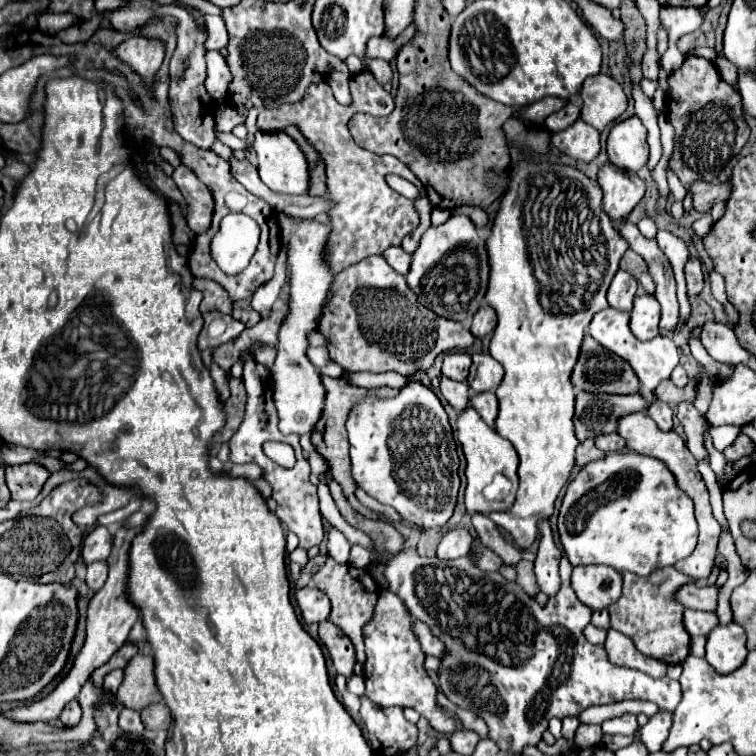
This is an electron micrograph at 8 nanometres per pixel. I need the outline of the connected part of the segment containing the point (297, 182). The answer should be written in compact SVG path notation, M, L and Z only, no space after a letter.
M256 132L254 154L258 158L258 174L270 190L282 192L282 194L306 194L306 190L308 190L306 158L300 152L300 148L296 146L296 142L286 132L282 132L282 134L260 134L260 132Z

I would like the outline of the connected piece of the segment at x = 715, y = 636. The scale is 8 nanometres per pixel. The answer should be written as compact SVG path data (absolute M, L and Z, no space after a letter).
M730 622L726 626L718 624L706 642L706 660L720 674L730 674L740 668L746 660L746 632L740 624Z

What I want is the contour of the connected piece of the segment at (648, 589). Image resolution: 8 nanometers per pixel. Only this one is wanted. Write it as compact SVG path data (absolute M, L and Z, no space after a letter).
M672 566L656 570L656 574L650 574L648 578L626 572L622 596L608 608L612 628L630 636L642 654L664 660L666 664L680 664L688 656L690 636L682 626L684 608L672 600L672 594L686 582L690 582L690 578L684 578L684 574Z

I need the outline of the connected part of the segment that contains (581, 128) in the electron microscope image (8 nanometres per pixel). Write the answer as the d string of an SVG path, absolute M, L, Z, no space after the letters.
M576 120L566 130L552 134L552 146L574 160L592 162L600 152L600 132L586 122Z

